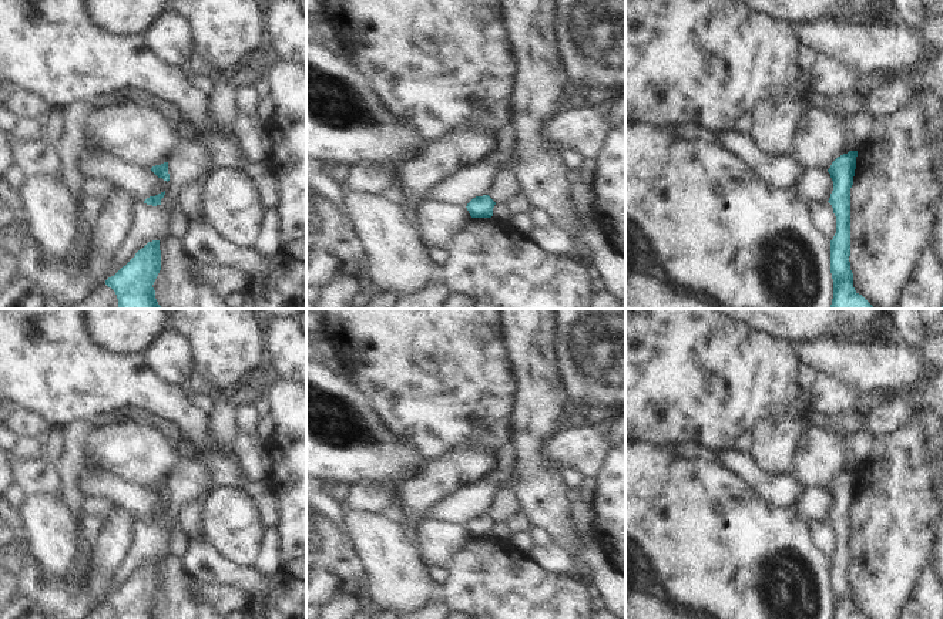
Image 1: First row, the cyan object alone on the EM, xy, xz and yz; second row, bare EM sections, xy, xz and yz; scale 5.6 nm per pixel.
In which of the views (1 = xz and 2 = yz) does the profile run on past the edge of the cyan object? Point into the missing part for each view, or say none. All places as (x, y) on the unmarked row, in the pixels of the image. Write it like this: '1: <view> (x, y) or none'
1: none
2: none

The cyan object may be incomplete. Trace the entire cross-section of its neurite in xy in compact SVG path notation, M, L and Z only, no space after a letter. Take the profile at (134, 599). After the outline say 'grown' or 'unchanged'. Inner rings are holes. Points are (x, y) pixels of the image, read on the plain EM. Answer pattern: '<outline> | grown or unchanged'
M160 559L148 561L114 595L105 599L118 619L157 619L152 606L161 589Z | unchanged

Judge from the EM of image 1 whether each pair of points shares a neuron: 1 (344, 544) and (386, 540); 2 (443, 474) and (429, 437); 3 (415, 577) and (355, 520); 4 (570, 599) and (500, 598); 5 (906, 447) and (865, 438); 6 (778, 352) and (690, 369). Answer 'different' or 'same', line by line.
1: different
2: different
3: same
4: same
5: different
6: same

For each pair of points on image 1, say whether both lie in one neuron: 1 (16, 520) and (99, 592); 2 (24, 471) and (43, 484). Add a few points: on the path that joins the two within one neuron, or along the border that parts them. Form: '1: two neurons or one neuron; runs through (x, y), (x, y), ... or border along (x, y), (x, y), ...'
1: two neurons; border along (90, 549), (91, 575), (87, 588), (96, 604)
2: one neuron; runs through (29, 474), (39, 480)

